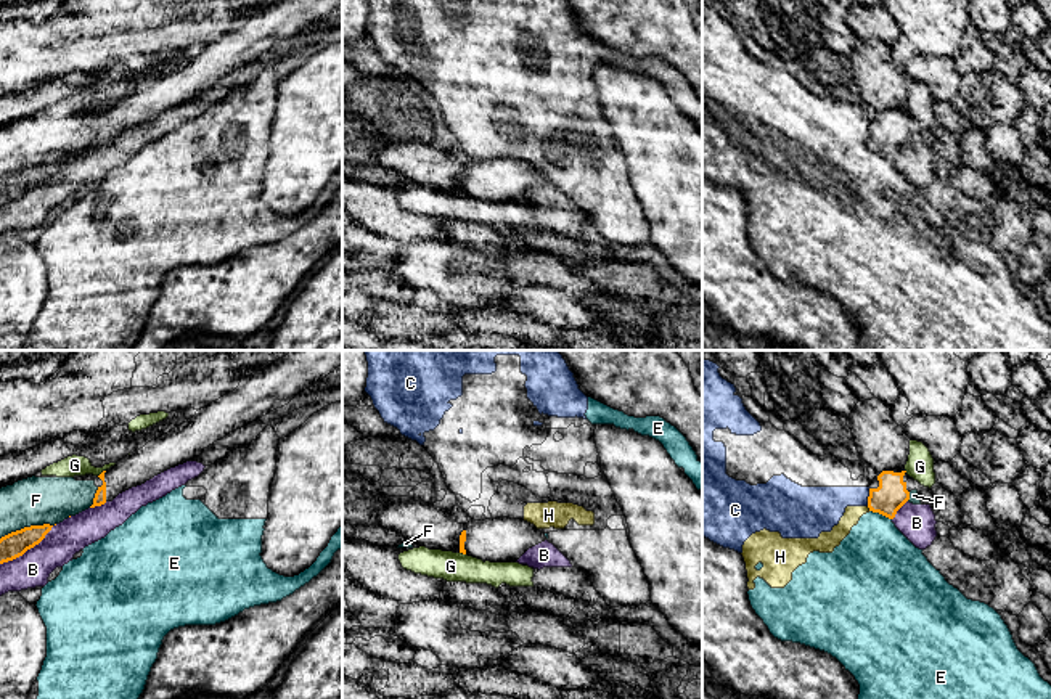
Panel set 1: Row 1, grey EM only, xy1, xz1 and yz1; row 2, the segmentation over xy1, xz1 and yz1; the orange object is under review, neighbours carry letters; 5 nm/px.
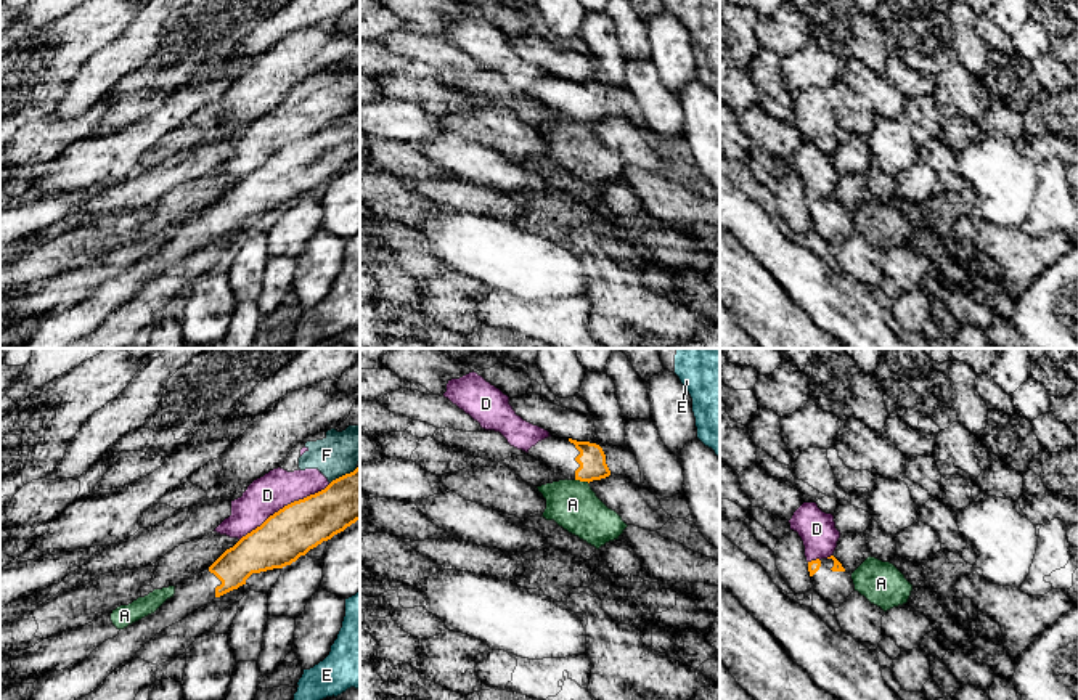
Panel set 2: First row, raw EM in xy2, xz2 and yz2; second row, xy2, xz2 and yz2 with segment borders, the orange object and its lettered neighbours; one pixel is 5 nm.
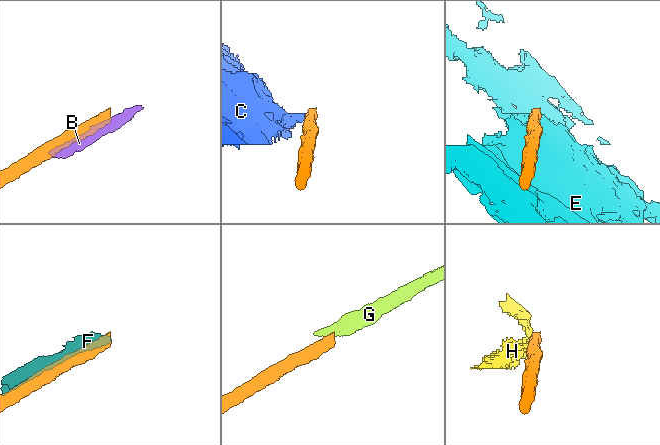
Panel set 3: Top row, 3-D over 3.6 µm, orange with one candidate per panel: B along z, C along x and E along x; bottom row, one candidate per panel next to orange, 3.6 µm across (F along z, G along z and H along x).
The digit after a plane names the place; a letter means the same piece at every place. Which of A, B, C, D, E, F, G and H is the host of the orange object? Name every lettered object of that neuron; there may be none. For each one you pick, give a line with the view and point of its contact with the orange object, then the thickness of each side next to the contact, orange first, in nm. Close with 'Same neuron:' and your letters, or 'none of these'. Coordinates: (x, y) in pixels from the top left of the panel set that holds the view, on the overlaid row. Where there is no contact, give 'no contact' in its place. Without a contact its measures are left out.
Same neuron: none of these

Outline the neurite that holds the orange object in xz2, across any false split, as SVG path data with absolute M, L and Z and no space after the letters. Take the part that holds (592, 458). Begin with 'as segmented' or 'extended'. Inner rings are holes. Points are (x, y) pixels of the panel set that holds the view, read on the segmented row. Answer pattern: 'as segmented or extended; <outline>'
extended; M551 435L532 446L527 454L567 480L590 483L610 475L606 454L596 443Z

